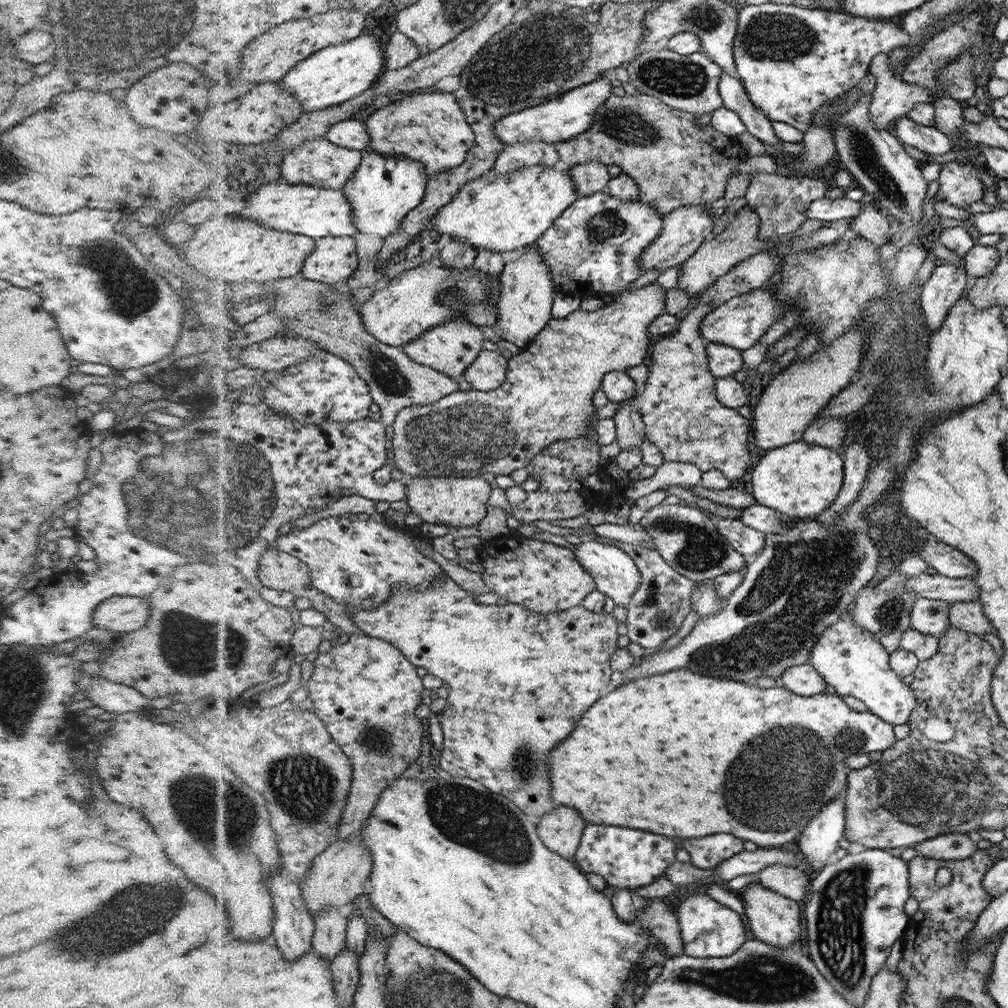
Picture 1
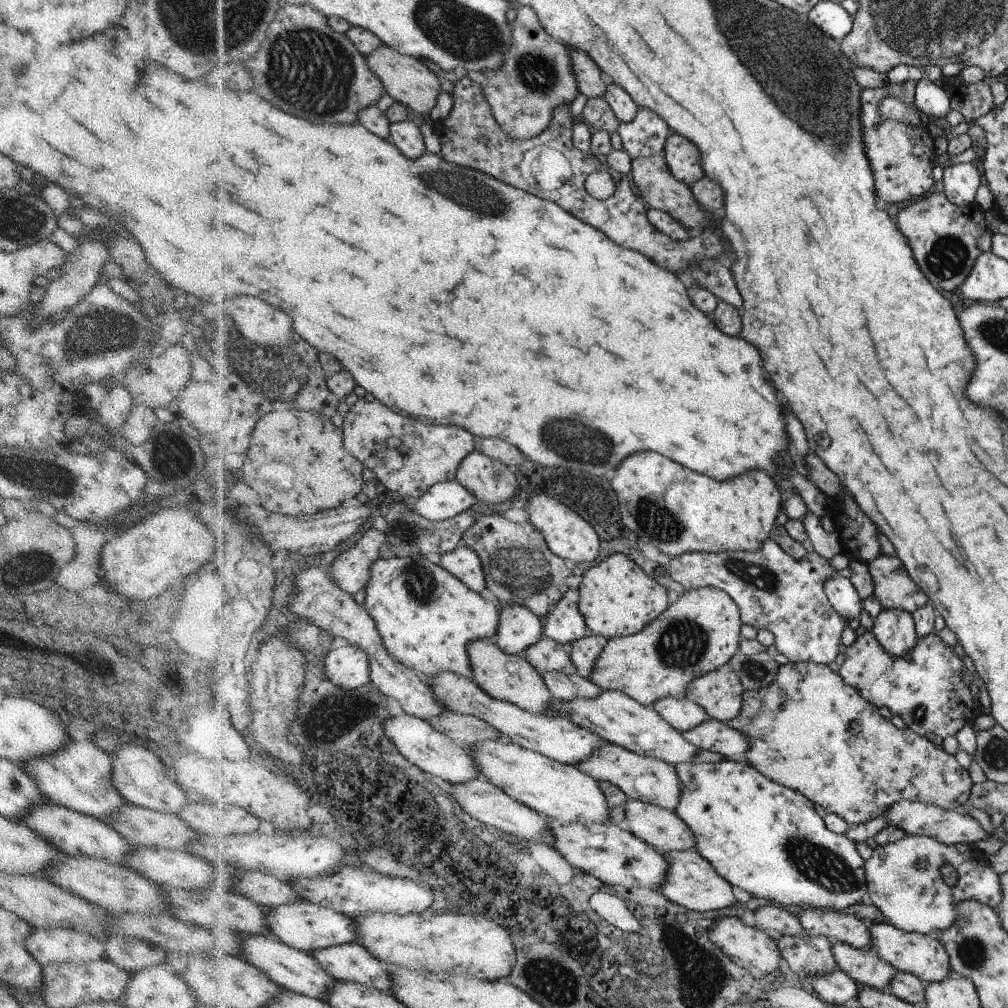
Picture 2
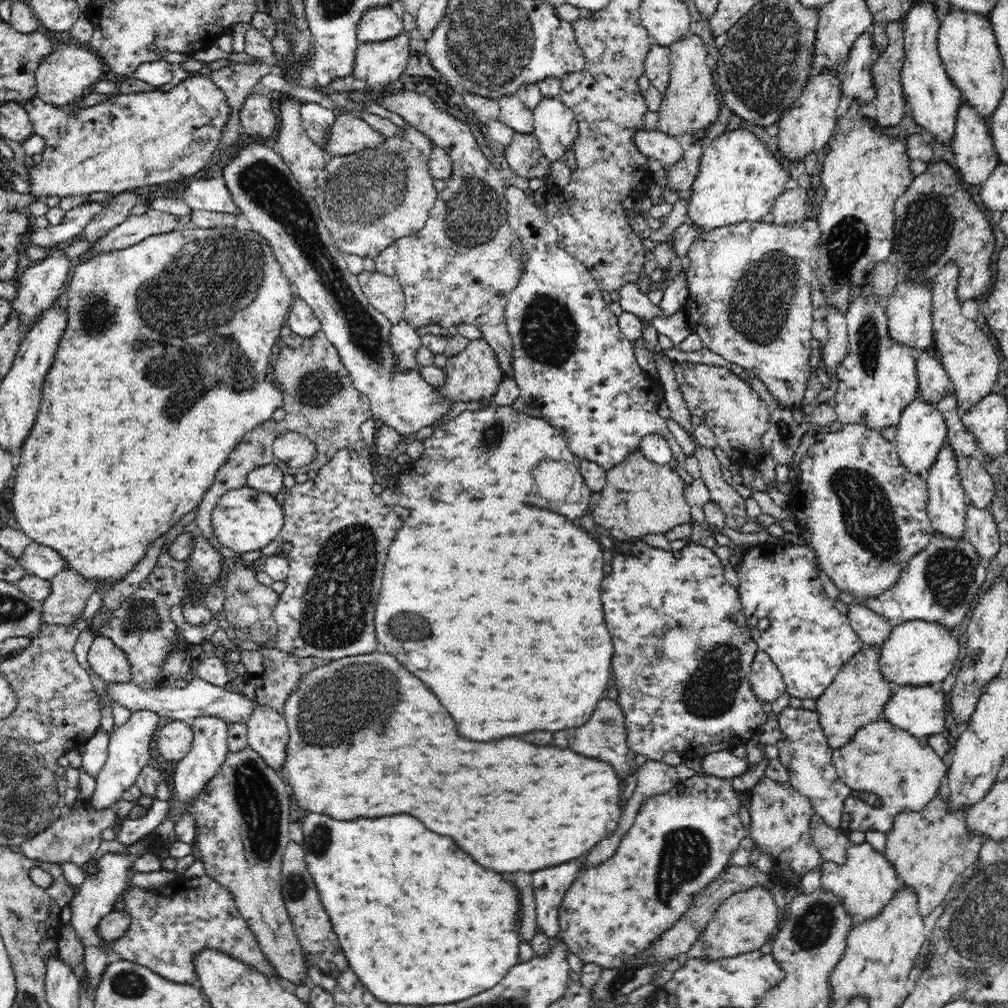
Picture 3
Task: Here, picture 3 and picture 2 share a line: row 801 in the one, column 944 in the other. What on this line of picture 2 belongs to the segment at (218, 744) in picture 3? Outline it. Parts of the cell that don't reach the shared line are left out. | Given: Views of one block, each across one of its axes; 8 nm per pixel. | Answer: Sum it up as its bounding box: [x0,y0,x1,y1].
[943,163,981,206]

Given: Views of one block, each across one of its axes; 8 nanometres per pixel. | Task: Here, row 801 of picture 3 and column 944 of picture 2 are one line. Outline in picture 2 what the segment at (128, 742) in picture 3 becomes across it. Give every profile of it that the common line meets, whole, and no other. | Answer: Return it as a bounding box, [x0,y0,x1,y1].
[916,78,951,118]

